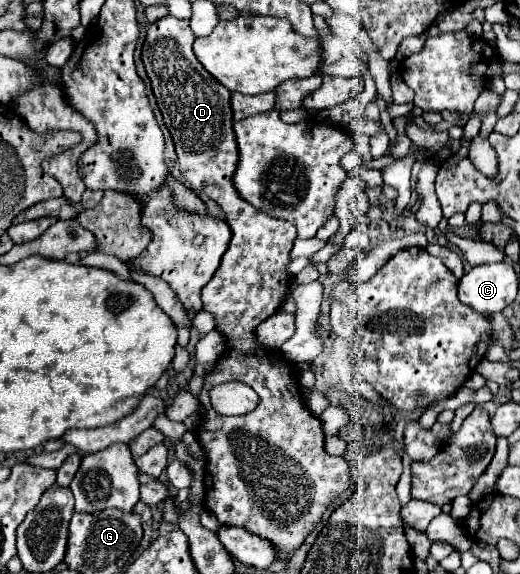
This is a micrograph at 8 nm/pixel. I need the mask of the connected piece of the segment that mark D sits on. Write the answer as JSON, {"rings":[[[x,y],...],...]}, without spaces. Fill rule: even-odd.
{"rings":[[[164,16],[162,20],[154,22],[148,28],[146,44],[142,48],[142,62],[146,66],[146,72],[152,80],[152,92],[158,100],[158,108],[162,112],[164,124],[170,130],[180,172],[190,184],[192,190],[204,192],[208,198],[212,198],[226,214],[226,222],[232,230],[232,240],[222,256],[222,264],[216,270],[210,284],[202,290],[202,302],[204,310],[212,312],[216,316],[216,330],[220,330],[226,336],[228,352],[226,358],[220,360],[216,370],[206,378],[204,388],[200,390],[200,402],[206,408],[208,418],[200,422],[198,426],[198,438],[208,454],[208,466],[204,476],[206,486],[206,510],[210,510],[220,524],[226,526],[242,526],[258,536],[264,536],[272,540],[272,544],[280,550],[282,558],[290,558],[294,550],[304,542],[304,538],[316,528],[322,514],[328,510],[328,506],[350,486],[350,468],[344,458],[328,456],[324,452],[324,432],[320,426],[320,420],[316,416],[310,416],[310,412],[300,402],[298,392],[298,370],[294,364],[272,364],[270,352],[256,352],[258,346],[254,342],[254,328],[268,316],[276,314],[282,302],[288,294],[288,282],[290,276],[284,272],[284,266],[290,260],[290,248],[296,240],[296,228],[288,224],[288,220],[280,220],[274,216],[268,216],[260,212],[258,208],[252,208],[242,196],[236,192],[236,186],[232,184],[232,176],[236,172],[236,160],[240,160],[240,152],[236,148],[236,134],[234,134],[234,120],[232,120],[232,106],[230,98],[232,94],[208,76],[204,68],[200,68],[200,62],[196,60],[192,52],[194,34],[188,26],[188,20],[178,20],[174,16]],[[222,382],[244,382],[250,388],[256,390],[260,396],[260,404],[254,412],[246,416],[222,416],[214,412],[210,406],[208,392],[222,384]]]}

